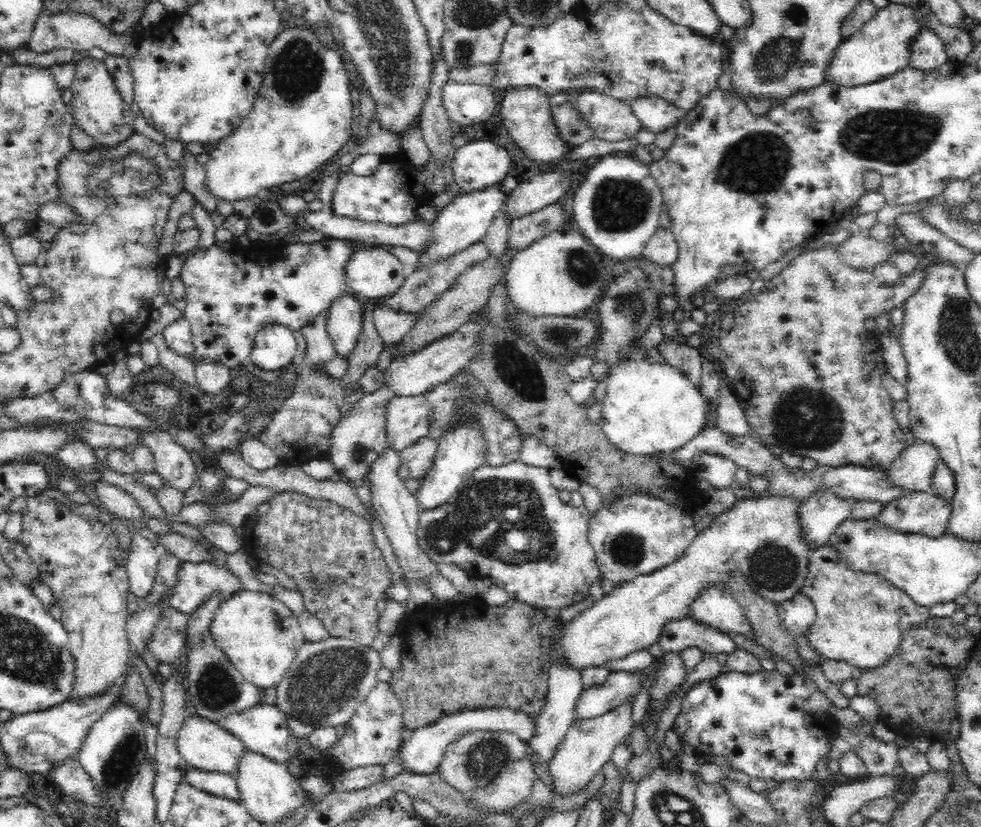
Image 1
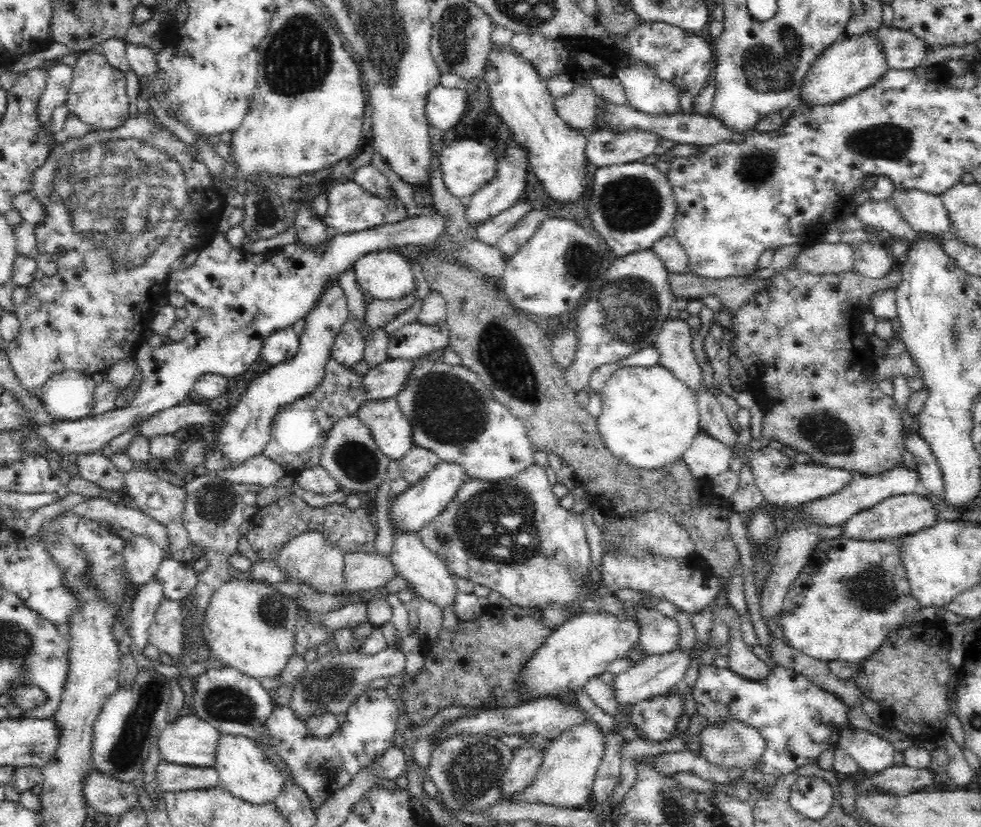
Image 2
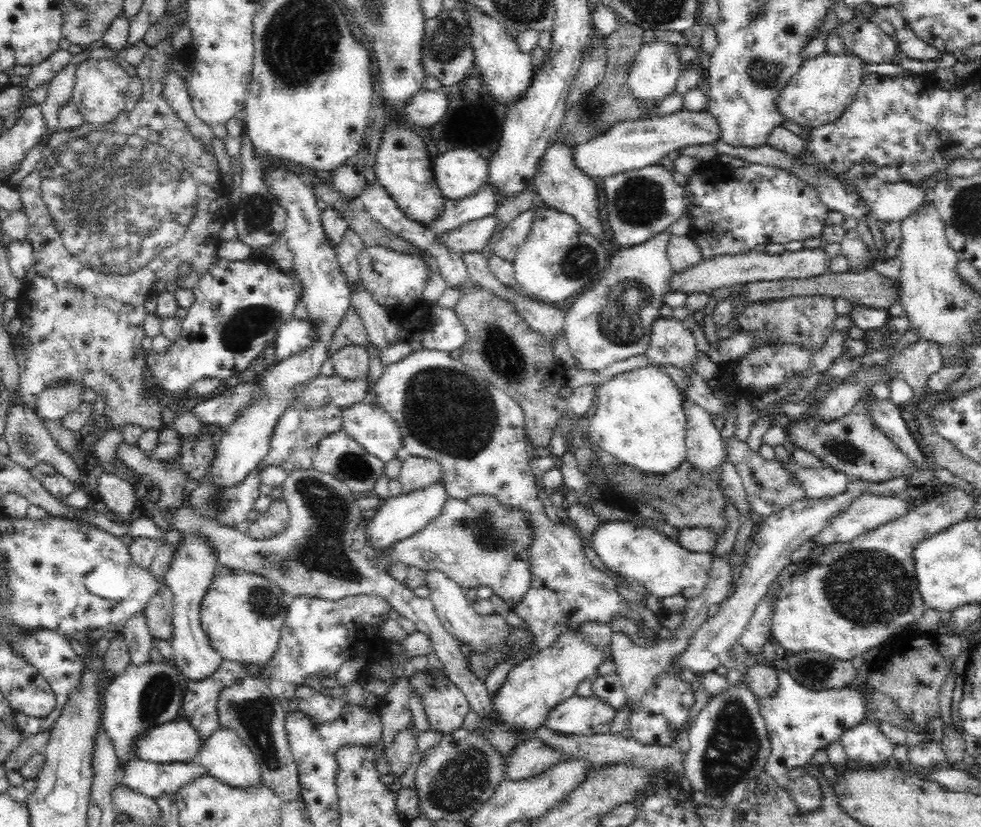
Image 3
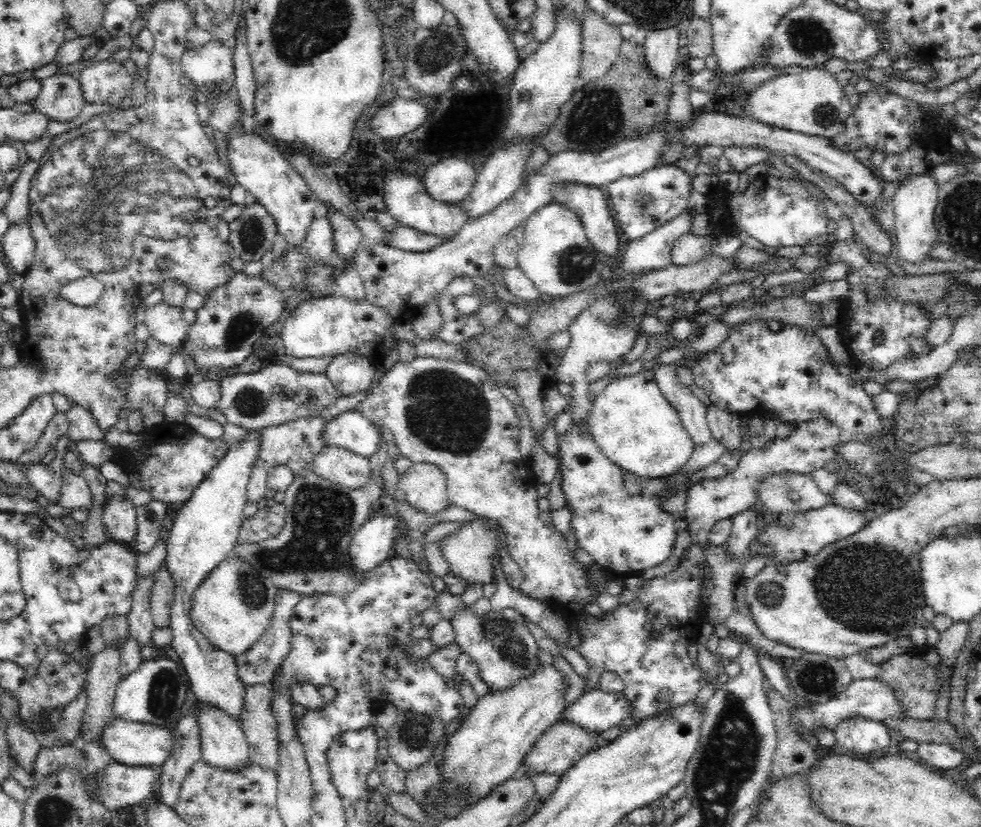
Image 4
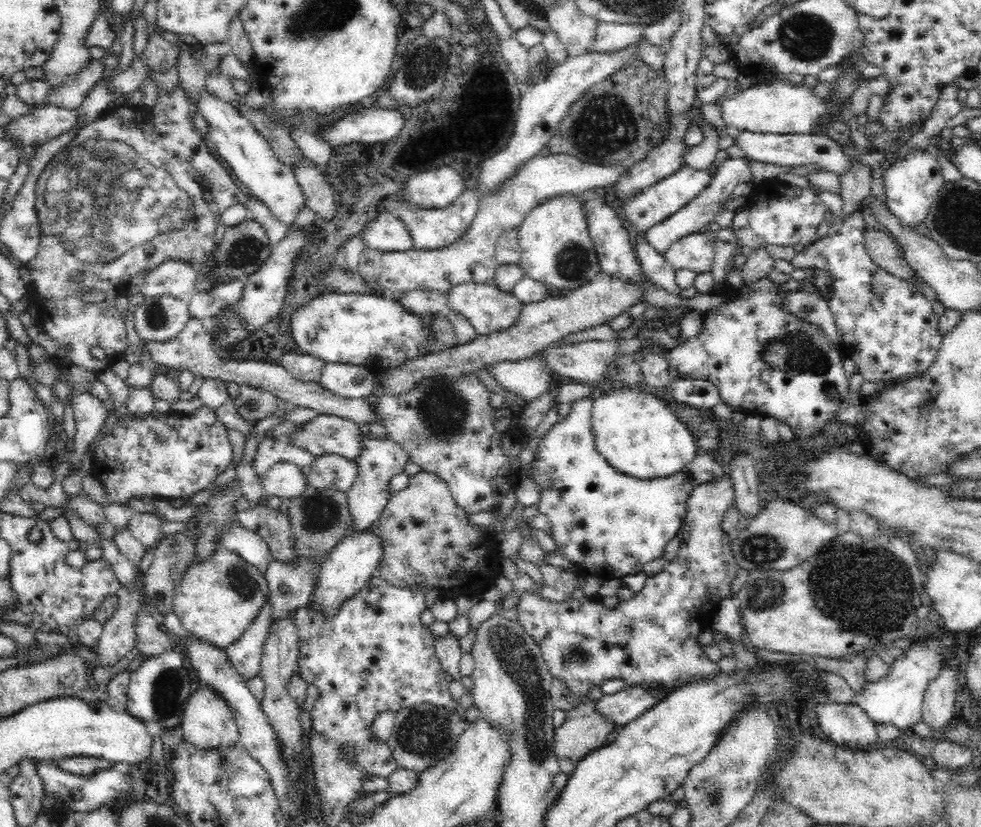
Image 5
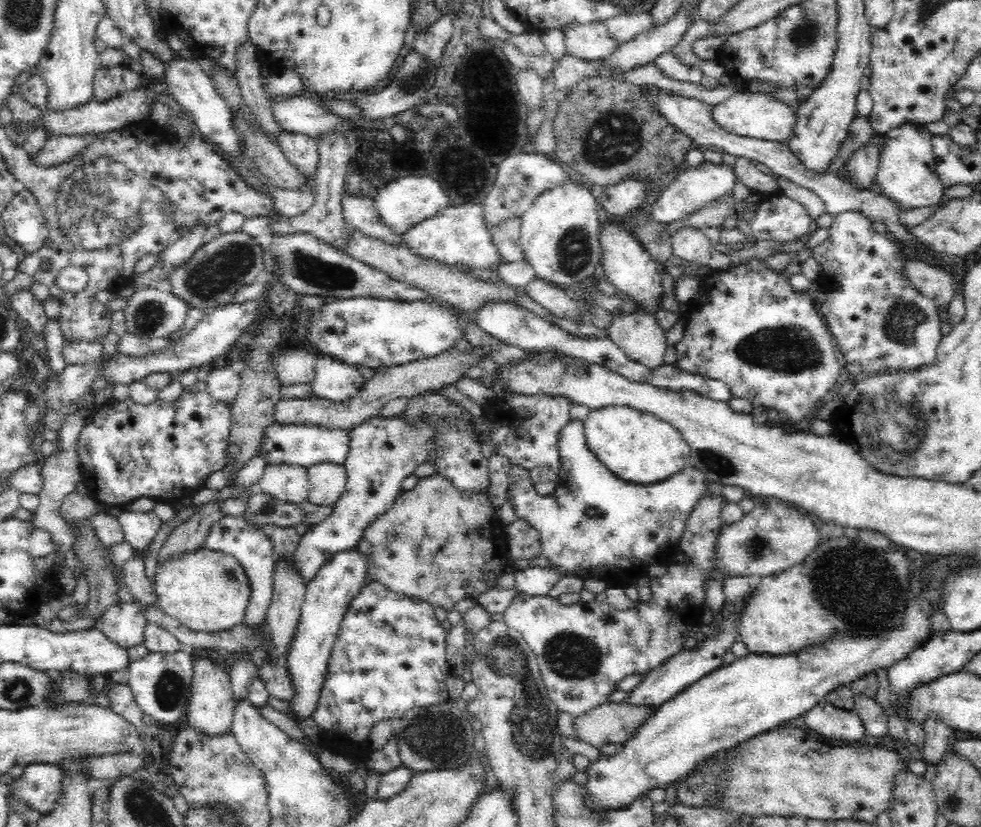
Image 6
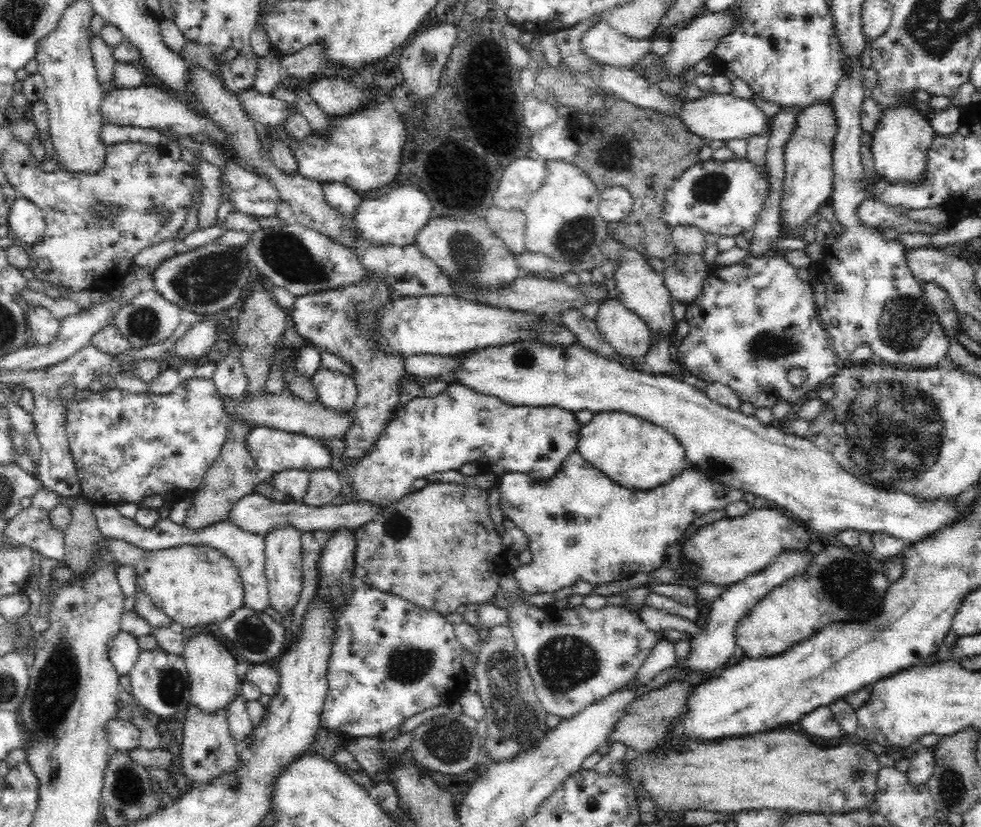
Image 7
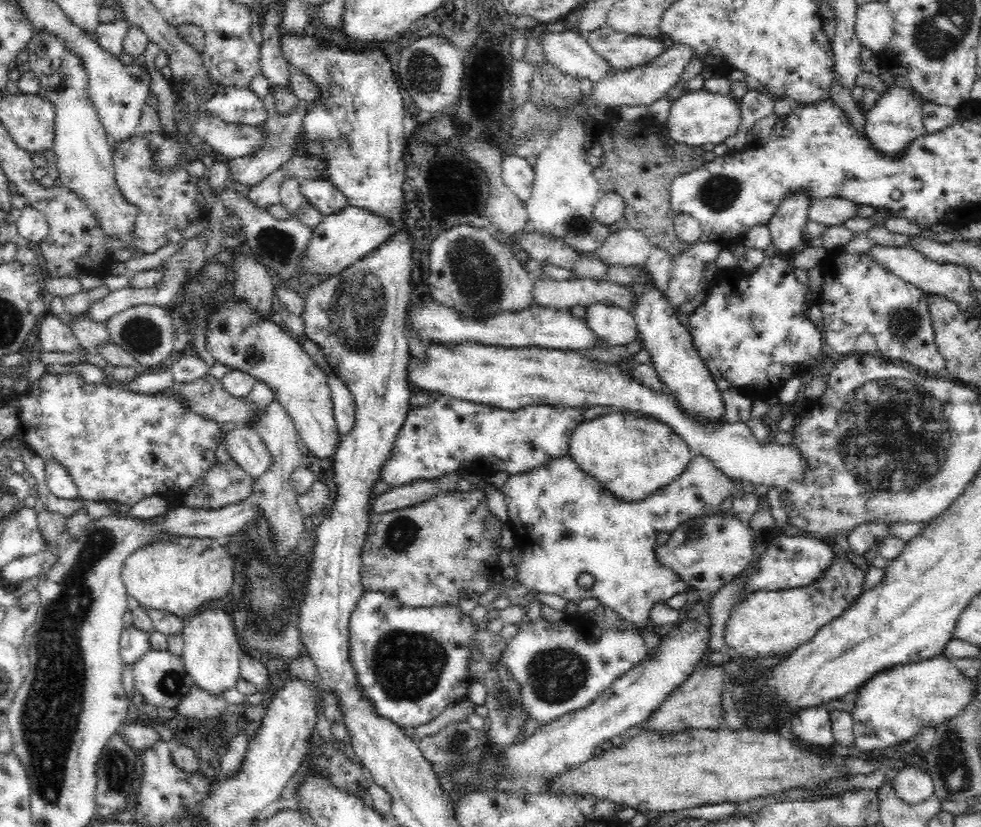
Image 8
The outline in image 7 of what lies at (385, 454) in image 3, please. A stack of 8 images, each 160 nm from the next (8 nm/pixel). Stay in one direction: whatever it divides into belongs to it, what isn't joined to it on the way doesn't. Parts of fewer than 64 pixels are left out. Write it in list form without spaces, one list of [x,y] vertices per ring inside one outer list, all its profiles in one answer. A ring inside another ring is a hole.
[[[258,426],[252,428],[250,432],[248,447],[250,455],[256,461],[258,470],[266,476],[286,469],[302,469],[310,472],[314,469],[330,467],[334,460],[334,452],[322,441],[322,439],[315,439],[304,434]]]

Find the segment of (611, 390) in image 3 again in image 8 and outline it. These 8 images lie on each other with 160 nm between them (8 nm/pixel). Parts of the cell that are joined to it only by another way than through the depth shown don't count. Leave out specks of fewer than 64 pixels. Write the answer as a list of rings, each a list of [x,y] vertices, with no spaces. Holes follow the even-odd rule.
[[[610,411],[604,416],[599,416],[580,424],[572,434],[568,455],[578,463],[578,467],[594,476],[614,496],[626,501],[642,501],[644,498],[659,488],[670,484],[680,476],[693,459],[686,443],[674,431],[656,420],[640,415],[630,415]]]

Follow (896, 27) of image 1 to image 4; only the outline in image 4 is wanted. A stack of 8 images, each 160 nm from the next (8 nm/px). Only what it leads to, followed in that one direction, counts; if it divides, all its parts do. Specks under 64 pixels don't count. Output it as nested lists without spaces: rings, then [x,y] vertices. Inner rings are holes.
[[[815,64],[799,73],[784,74],[762,82],[746,100],[749,116],[764,124],[785,128],[808,136],[830,138],[839,133],[852,112],[848,96],[836,74],[826,66]]]

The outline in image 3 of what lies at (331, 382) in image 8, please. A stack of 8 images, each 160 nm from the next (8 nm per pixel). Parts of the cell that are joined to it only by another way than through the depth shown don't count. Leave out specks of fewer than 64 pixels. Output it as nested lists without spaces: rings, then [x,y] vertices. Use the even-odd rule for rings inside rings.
[[[346,345],[334,354],[330,359],[334,365],[335,375],[345,380],[358,380],[366,378],[370,372],[368,350],[366,345]]]

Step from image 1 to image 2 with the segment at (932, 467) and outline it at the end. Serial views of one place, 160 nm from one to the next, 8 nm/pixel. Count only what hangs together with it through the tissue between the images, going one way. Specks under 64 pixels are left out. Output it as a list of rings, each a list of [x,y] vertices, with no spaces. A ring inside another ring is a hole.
[[[903,463],[895,464],[892,468],[879,472],[872,476],[864,476],[860,473],[852,473],[852,480],[848,486],[842,488],[840,492],[832,494],[829,498],[822,498],[815,502],[798,506],[798,510],[806,510],[806,512],[814,512],[820,516],[821,523],[828,526],[844,525],[852,516],[858,512],[866,511],[873,508],[876,504],[880,504],[891,496],[912,494],[920,489],[920,473],[918,469],[906,468]]]

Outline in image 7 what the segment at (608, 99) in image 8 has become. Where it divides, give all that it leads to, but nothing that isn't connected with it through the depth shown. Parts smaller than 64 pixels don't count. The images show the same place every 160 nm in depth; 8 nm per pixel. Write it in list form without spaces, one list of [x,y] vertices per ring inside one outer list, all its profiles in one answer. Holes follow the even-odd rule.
[[[738,5],[730,10],[713,13],[705,11],[687,27],[681,29],[672,39],[672,50],[670,54],[660,57],[656,64],[653,64],[648,69],[644,69],[641,74],[649,81],[662,80],[662,76],[669,76],[669,78],[676,78],[676,76],[682,77],[682,74],[686,70],[694,68],[697,62],[702,59],[709,58],[714,48],[718,46],[718,42],[726,39],[726,36],[731,36],[739,27],[743,26],[745,19],[747,18],[748,9]]]

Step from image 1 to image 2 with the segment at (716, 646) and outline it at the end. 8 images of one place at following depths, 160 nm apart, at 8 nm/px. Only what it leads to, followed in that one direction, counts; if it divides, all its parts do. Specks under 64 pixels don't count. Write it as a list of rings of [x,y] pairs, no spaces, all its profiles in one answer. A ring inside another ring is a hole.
[[[636,608],[634,616],[641,624],[640,645],[647,655],[662,655],[680,648],[680,626],[673,616],[666,617],[657,608]]]

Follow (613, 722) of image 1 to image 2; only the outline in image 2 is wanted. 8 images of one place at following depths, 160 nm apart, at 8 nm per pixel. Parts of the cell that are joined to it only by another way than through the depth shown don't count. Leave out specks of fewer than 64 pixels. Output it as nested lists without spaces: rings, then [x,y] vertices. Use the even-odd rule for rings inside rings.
[[[583,720],[566,728],[544,749],[544,756],[534,782],[522,795],[510,798],[518,803],[538,801],[560,808],[588,807],[598,766],[606,752],[606,733],[592,720]]]

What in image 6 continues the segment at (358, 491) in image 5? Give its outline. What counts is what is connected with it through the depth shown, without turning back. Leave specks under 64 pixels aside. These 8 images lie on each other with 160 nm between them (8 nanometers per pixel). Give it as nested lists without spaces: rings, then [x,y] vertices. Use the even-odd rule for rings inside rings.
[[[402,414],[384,418],[374,416],[354,427],[351,430],[350,453],[343,464],[348,475],[344,492],[339,496],[334,505],[334,512],[323,522],[310,526],[302,535],[296,552],[291,556],[289,568],[304,584],[314,580],[318,569],[335,553],[342,549],[354,549],[358,540],[370,523],[374,523],[380,516],[392,508],[392,504],[398,499],[398,495],[403,492],[401,482],[411,474],[414,469],[422,463],[426,463],[434,452],[434,445],[430,444],[430,437],[434,436],[432,429],[423,422],[418,422],[414,428],[406,428],[406,423],[402,419]]]

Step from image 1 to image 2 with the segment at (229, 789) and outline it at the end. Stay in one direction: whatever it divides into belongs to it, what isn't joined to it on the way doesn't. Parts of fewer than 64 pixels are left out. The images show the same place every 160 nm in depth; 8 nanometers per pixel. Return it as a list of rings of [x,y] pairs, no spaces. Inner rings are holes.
[[[166,760],[156,766],[155,780],[166,793],[220,787],[220,775],[215,768],[187,767]]]

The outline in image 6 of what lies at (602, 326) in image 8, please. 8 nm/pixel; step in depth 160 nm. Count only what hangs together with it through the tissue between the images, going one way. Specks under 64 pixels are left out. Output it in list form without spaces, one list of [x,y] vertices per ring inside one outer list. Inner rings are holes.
[[[632,308],[614,313],[614,322],[606,331],[629,360],[652,371],[665,365],[666,343],[664,330],[652,314],[638,314]]]

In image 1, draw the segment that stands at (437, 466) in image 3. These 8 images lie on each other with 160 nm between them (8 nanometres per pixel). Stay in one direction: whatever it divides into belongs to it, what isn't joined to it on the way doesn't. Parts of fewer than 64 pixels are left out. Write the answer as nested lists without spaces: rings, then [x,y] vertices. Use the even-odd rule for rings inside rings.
[[[429,436],[418,440],[409,448],[399,452],[399,457],[402,459],[402,464],[408,469],[410,476],[415,479],[423,479],[432,468],[437,448],[436,437]]]

